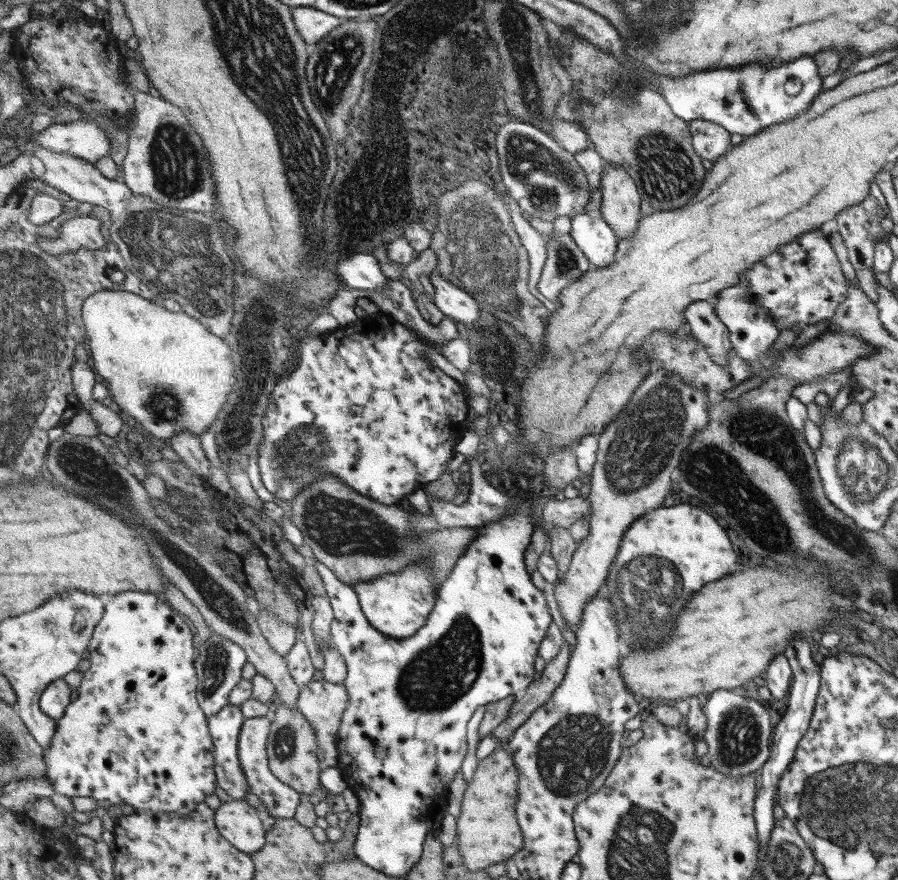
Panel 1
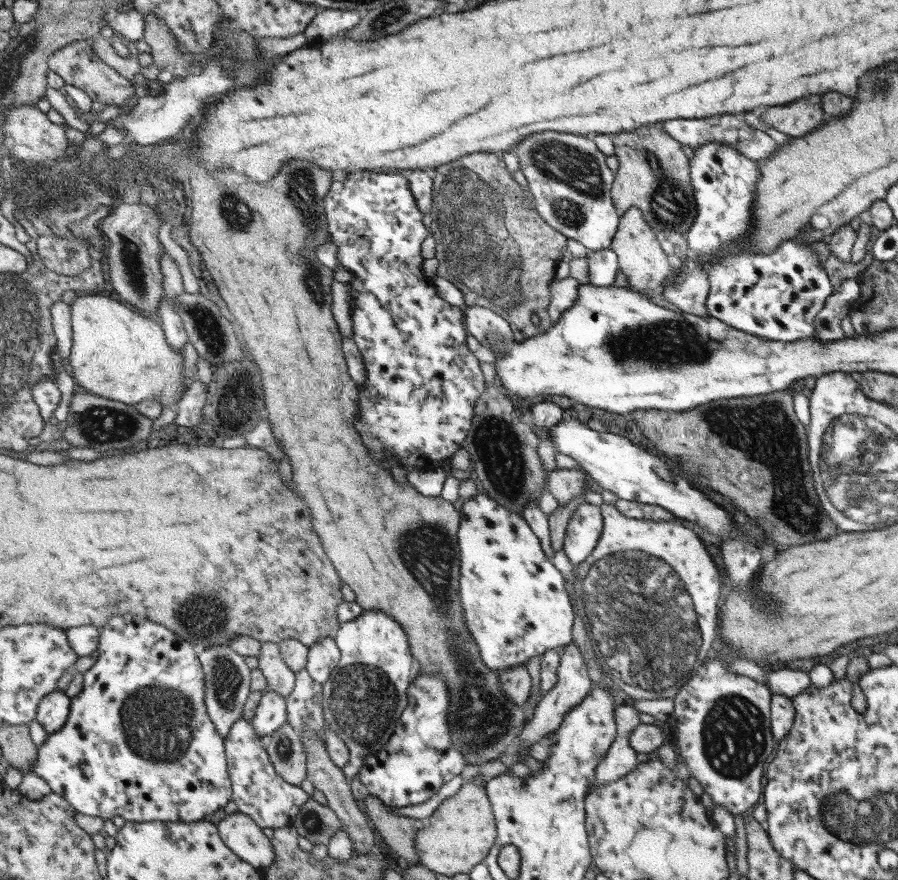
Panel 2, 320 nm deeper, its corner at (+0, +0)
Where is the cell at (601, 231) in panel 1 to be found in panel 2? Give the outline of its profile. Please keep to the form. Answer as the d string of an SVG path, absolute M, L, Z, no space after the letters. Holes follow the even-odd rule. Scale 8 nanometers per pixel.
M606 249L588 252L586 257L590 264L590 283L600 287L612 287L620 270L617 254Z

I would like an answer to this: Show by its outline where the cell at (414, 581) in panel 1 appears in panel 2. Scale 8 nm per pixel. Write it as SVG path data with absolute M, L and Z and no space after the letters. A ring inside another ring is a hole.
M365 610L359 618L341 624L334 633L334 639L342 652L341 662L324 685L323 710L327 725L350 748L350 761L343 770L351 780L353 776L360 774L368 756L383 750L393 739L395 728L399 725L405 709L409 707L407 691L419 676L421 664L410 649L406 630L383 610Z

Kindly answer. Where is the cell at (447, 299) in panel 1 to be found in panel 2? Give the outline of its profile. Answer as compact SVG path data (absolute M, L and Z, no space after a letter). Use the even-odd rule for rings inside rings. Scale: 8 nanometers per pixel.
M473 305L465 307L465 326L469 335L475 336L485 344L487 334L495 332L501 334L507 341L514 342L514 330L506 318L501 318L494 310L483 306Z

